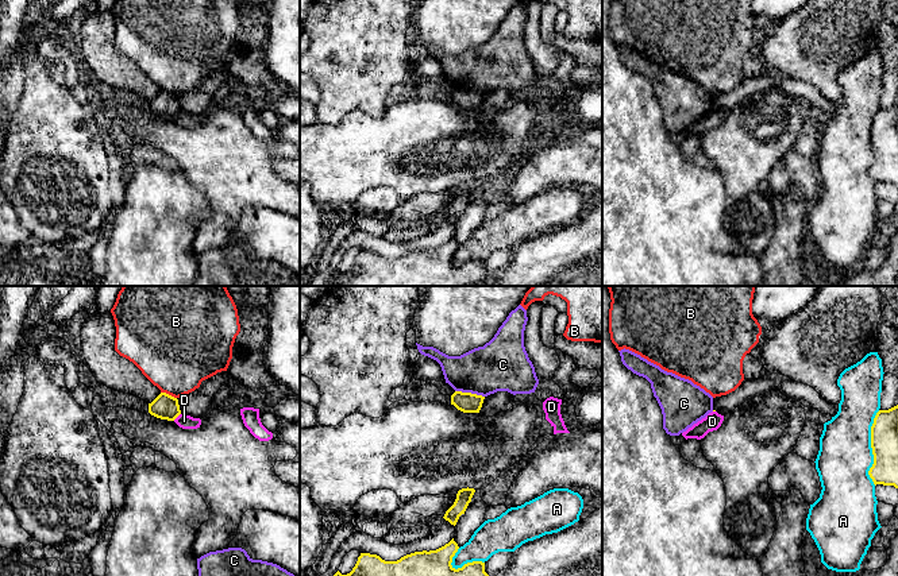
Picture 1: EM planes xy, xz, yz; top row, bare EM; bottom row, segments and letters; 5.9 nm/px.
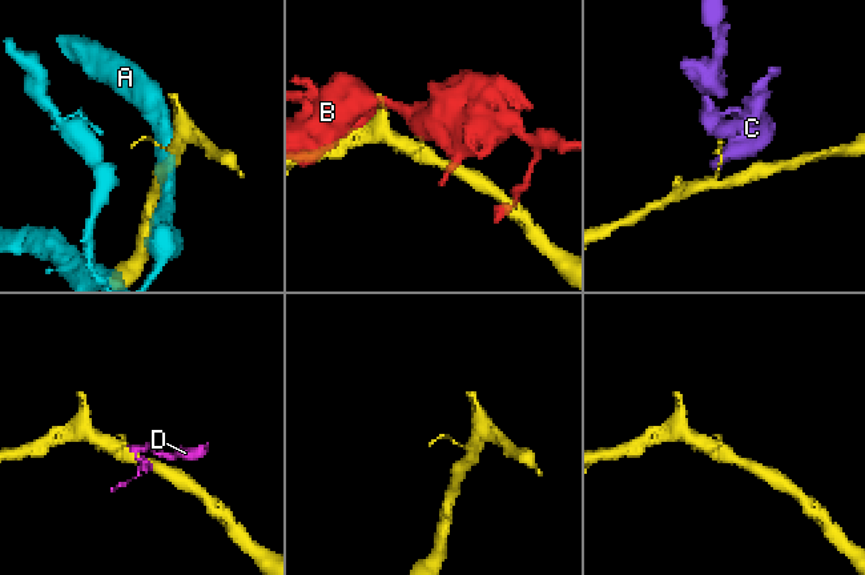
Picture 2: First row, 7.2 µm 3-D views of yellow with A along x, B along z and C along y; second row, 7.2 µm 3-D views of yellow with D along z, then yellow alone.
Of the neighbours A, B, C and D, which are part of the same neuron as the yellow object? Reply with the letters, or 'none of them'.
none of them

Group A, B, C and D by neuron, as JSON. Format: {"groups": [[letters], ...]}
{"groups": [["A"], ["B"], ["C"], ["D"]]}

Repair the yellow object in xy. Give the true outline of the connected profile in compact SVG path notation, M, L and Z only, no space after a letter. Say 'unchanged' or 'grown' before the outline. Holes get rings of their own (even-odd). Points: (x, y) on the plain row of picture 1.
unchanged | M161 90L149 101L149 111L161 117L174 119L181 112L178 97L166 90Z

